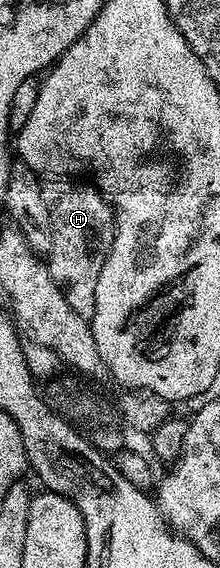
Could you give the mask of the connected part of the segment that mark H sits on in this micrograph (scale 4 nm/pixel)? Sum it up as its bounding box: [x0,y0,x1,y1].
[42,177,114,321]

